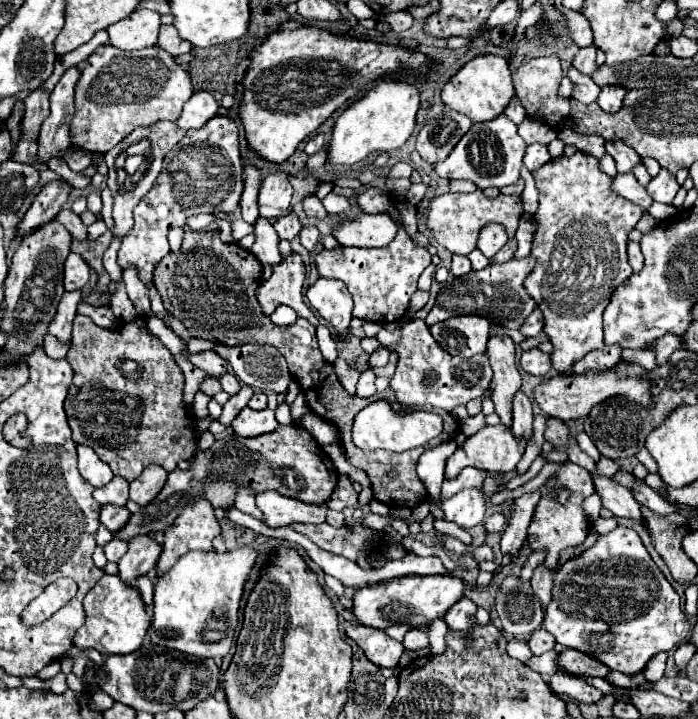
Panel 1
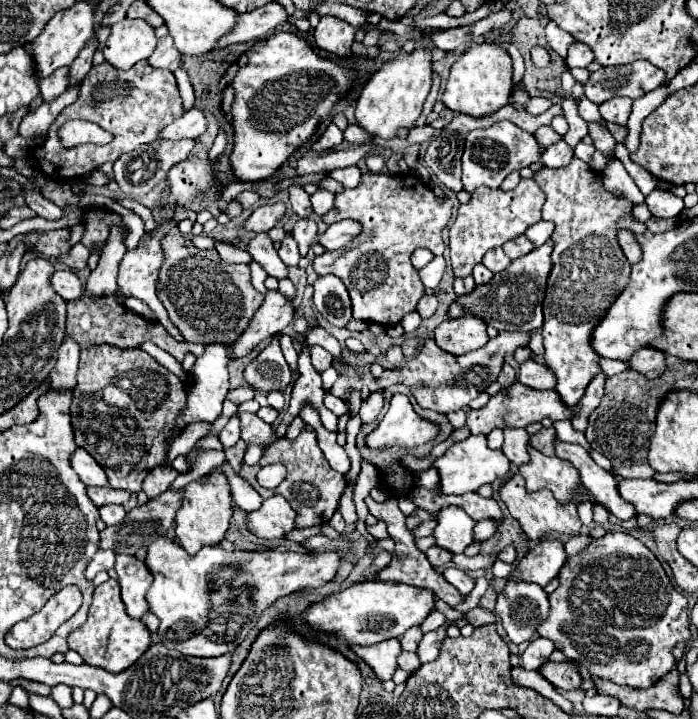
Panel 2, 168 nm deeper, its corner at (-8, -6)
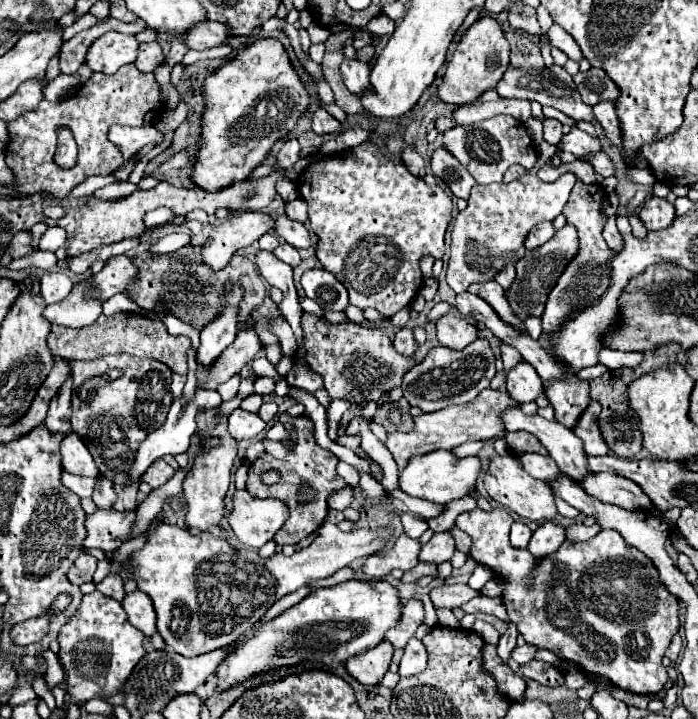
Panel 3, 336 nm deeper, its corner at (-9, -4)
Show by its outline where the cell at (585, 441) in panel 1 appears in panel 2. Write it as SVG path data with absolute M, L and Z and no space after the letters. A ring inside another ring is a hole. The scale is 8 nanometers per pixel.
M556 421L556 423L552 423L552 427L556 427L556 431L558 431L556 437L560 437L562 441L578 443L578 445L582 445L584 449L590 451L590 443L586 441L586 437L584 437L582 433L576 433L568 421Z

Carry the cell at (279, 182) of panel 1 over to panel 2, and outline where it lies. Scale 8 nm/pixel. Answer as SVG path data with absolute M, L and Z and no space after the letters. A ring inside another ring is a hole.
M284 203L260 205L258 209L252 211L252 215L246 219L246 223L240 231L252 231L252 233L270 231L274 225L278 225L284 219L284 211L286 211Z

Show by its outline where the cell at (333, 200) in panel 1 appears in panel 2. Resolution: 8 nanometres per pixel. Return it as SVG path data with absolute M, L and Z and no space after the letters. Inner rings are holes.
M316 191L312 197L310 197L310 203L312 203L312 209L316 215L324 215L326 211L332 209L334 205L334 193L330 191Z

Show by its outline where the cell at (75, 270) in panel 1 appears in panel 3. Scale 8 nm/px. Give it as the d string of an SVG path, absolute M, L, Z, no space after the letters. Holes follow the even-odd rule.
M49 271L41 275L41 295L45 303L57 303L65 299L73 289L73 281L63 271Z

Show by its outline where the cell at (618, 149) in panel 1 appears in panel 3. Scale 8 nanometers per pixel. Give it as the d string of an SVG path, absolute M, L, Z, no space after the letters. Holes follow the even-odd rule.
M559 65L553 67L545 67L543 71L523 71L523 69L515 69L509 67L501 79L501 83L497 83L497 93L501 97L519 97L519 99L529 99L529 101L539 101L541 105L551 105L559 111L563 111L565 115L573 117L575 121L589 121L595 123L595 115L593 115L593 107L581 101L581 95L577 93L577 85L573 81L573 77Z

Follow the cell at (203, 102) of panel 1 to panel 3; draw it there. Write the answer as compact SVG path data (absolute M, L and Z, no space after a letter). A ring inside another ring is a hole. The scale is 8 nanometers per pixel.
M117 125L117 127L111 127L111 131L109 131L109 139L113 139L113 143L121 147L125 159L129 159L143 145L149 145L149 143L151 145L161 145L163 137L165 137L165 133L159 131L159 129L155 129L153 125L139 127L139 129L119 127Z

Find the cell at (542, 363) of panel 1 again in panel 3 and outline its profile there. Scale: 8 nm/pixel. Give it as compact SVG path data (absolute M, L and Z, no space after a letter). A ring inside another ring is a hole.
M521 361L507 375L507 391L519 403L535 401L543 393L543 381L537 375L533 365L529 365L527 361Z

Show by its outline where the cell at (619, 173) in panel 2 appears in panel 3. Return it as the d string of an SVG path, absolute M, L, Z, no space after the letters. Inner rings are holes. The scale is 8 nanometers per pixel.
M593 153L591 157L589 157L589 163L595 167L595 171L599 173L599 175L603 175L603 177L611 177L611 175L615 175L615 165L611 163L611 159L605 155L605 153Z

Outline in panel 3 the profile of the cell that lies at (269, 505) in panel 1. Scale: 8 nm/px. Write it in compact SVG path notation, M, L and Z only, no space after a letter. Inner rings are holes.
M237 491L229 525L243 545L259 549L275 537L287 517L289 507L279 499L259 499L247 491Z

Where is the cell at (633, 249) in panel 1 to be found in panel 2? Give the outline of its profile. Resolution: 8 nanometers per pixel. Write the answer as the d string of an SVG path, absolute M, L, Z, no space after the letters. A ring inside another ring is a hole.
M618 231L616 237L618 237L618 245L622 247L626 259L630 263L638 263L638 259L640 259L640 247L638 247L632 231Z

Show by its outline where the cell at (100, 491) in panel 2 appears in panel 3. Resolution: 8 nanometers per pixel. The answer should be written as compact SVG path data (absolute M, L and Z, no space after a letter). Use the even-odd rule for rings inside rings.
M63 473L61 481L65 483L65 487L75 491L79 497L91 497L95 491L95 485L97 485L97 479L77 477L77 475L69 475L69 473Z

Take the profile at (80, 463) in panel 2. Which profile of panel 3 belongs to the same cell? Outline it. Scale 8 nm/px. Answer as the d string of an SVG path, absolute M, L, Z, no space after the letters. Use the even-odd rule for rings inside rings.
M69 433L61 441L61 457L63 457L63 469L73 475L85 475L85 477L99 475L93 457L89 455L87 447L81 443L81 437L75 433Z

